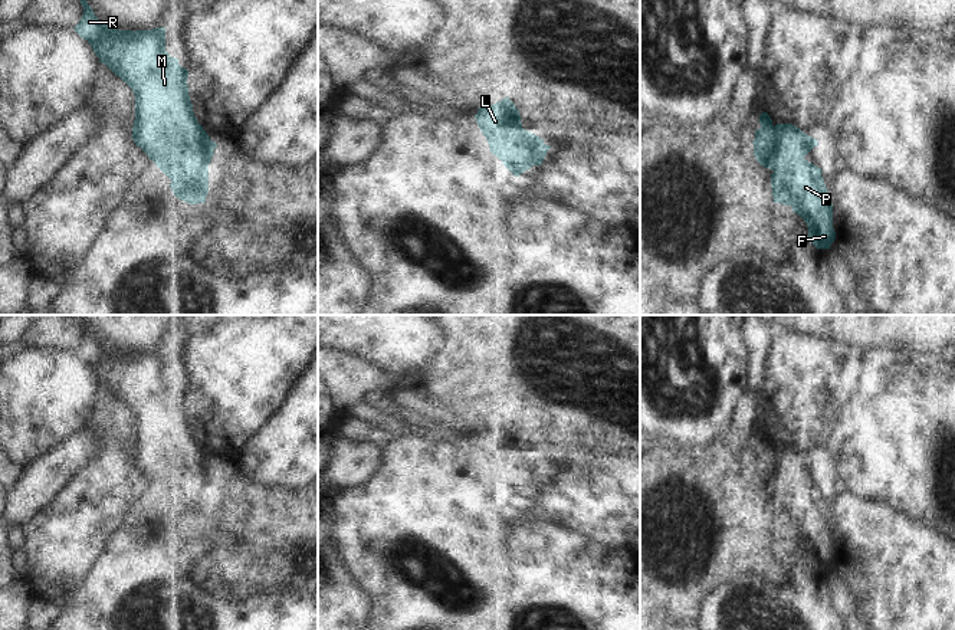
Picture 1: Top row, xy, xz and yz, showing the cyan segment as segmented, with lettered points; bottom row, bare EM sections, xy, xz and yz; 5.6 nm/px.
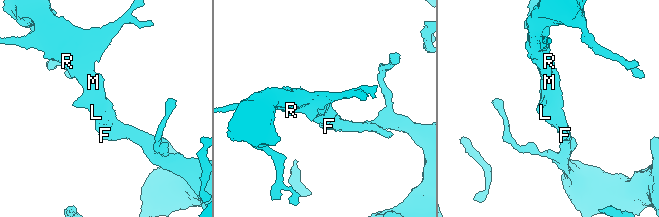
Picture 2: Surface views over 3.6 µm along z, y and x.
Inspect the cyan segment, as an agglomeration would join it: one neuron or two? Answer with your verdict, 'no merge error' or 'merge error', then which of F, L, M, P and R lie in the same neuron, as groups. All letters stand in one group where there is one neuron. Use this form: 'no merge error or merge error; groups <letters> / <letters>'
no merge error; groups F L M P R

